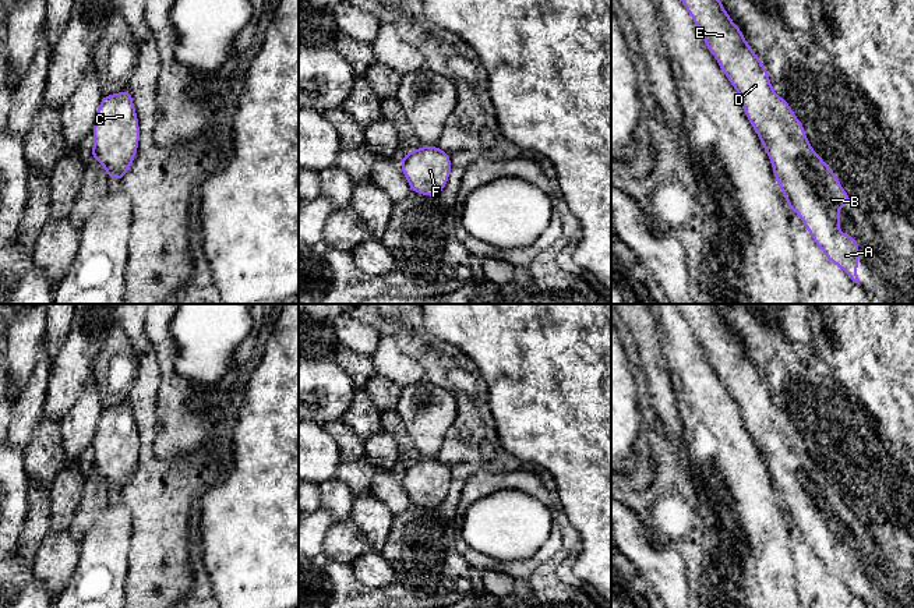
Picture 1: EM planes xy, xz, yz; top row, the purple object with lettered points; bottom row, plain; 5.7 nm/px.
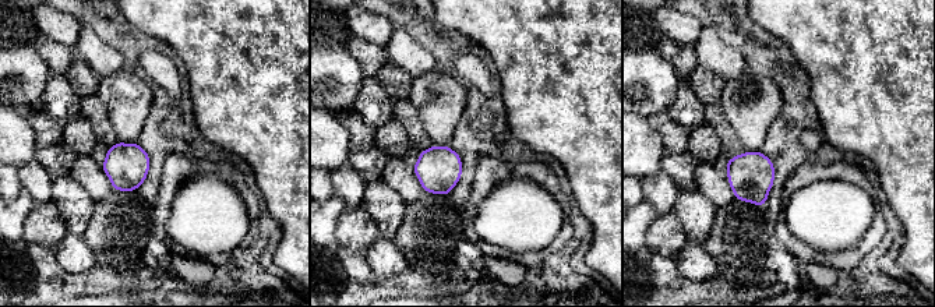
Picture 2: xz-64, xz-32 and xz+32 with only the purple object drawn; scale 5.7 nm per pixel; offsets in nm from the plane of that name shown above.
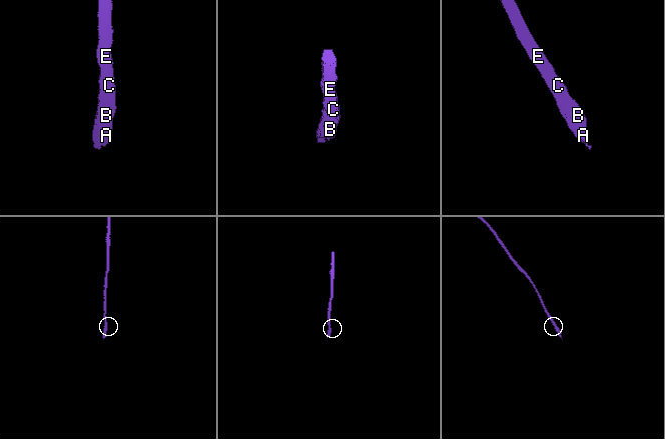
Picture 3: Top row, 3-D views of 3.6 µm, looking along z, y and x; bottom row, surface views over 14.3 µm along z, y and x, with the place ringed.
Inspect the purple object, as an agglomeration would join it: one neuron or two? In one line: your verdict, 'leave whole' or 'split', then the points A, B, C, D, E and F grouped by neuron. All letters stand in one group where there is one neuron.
leave whole | A B C D E F

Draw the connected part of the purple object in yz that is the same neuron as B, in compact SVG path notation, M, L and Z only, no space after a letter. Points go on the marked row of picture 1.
M681 0L699 29L709 52L738 92L747 119L758 134L769 155L773 174L787 205L801 218L805 229L826 258L843 269L853 282L860 284L858 241L840 231L839 211L853 199L843 190L836 173L814 151L807 139L802 123L790 105L772 88L763 63L745 40L741 29L731 21L720 0Z

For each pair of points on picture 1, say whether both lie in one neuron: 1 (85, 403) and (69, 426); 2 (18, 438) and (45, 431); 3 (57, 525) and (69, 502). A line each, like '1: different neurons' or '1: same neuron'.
1: same neuron
2: different neurons
3: same neuron

